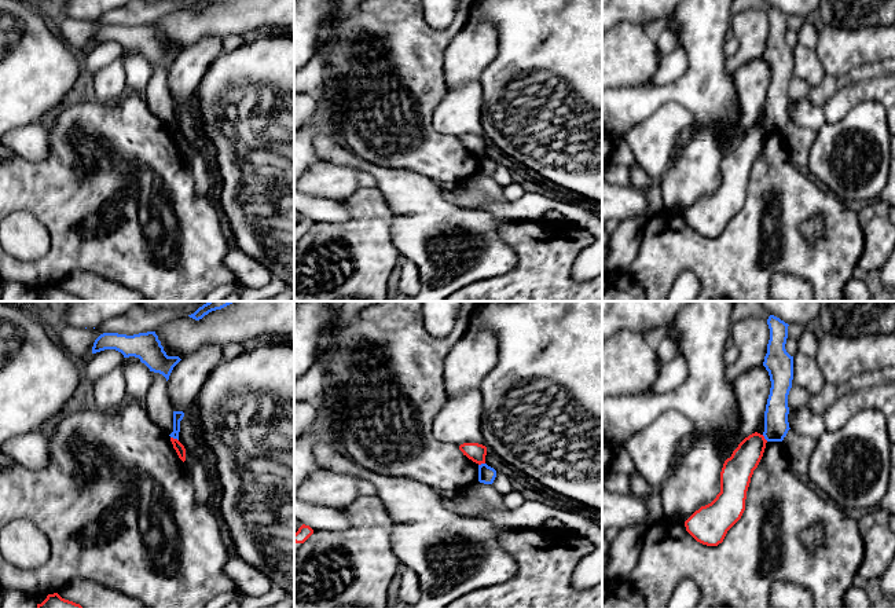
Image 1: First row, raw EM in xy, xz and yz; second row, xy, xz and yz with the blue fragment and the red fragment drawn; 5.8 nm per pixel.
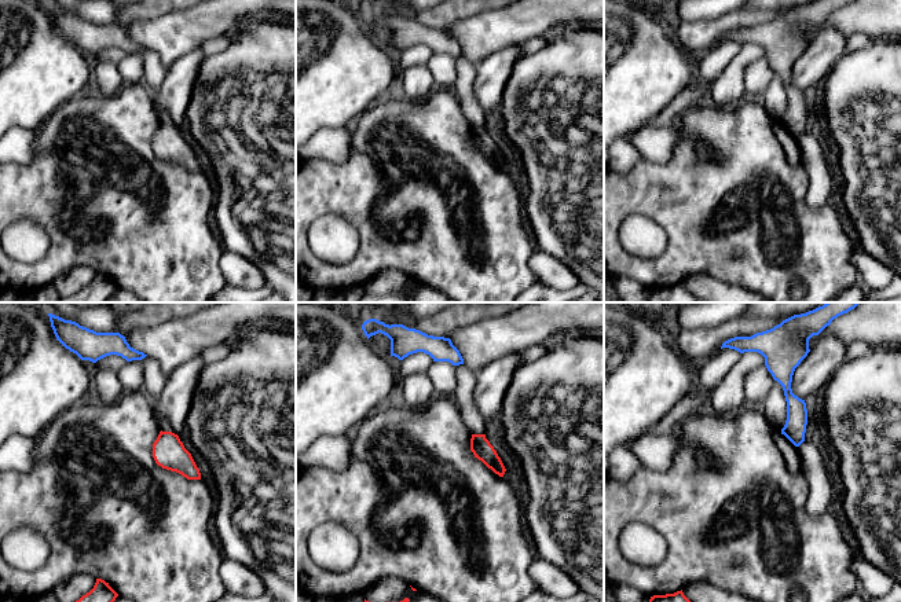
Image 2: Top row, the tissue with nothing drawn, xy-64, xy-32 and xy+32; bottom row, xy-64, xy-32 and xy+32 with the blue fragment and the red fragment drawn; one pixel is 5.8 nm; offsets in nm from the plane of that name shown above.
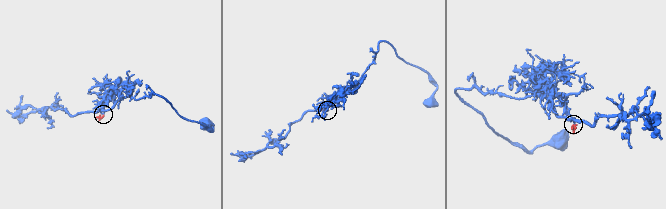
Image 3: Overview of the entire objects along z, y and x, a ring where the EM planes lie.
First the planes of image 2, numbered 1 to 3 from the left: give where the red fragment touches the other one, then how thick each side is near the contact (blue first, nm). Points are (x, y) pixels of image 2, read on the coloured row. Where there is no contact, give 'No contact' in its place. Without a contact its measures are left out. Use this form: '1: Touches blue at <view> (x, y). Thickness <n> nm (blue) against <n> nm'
1: No contact
2: No contact
3: No contact

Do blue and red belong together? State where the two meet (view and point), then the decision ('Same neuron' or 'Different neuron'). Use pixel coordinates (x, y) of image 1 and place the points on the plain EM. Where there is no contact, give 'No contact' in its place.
Touches blue at xy (175, 129). Different neuron

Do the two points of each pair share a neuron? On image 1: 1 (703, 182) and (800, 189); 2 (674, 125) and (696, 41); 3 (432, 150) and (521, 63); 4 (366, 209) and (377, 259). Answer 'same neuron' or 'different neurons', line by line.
1: different neurons
2: different neurons
3: different neurons
4: same neuron

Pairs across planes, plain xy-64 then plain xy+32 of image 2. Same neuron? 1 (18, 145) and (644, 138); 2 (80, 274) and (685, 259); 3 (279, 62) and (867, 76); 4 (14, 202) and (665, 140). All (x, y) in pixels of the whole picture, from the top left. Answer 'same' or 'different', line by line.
1: same
2: different
3: same
4: different

